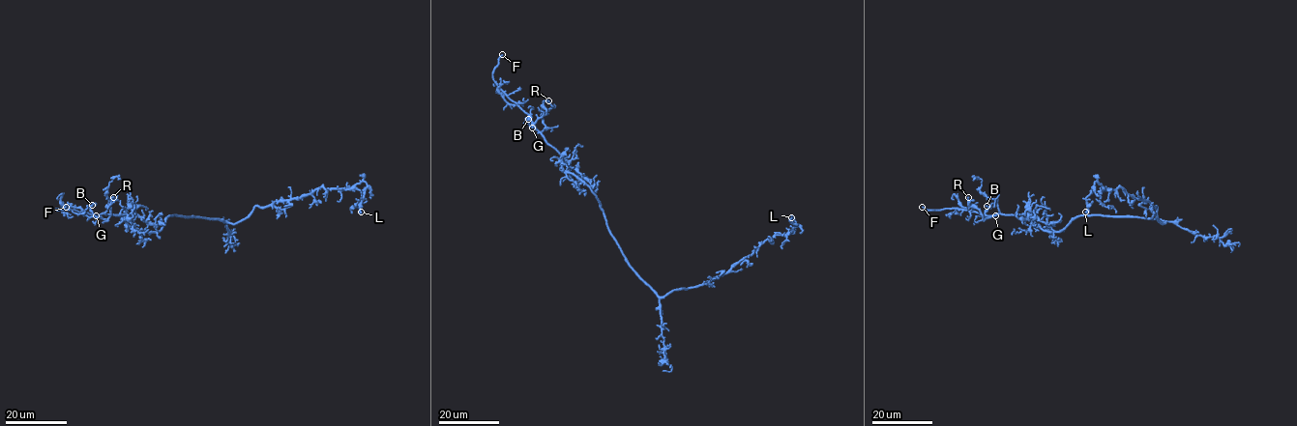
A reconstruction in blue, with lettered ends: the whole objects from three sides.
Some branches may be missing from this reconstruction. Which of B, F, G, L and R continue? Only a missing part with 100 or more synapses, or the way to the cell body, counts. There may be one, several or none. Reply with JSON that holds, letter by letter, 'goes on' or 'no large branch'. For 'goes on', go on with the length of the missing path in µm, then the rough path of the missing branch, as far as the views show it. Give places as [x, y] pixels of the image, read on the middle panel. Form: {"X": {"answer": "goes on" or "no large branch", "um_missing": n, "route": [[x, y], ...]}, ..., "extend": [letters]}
{"B": {"answer": "no large branch"}, "F": {"answer": "goes on", "um_missing": 70}, "G": {"answer": "no large branch"}, "L": {"answer": "no large branch"}, "R": {"answer": "no large branch"}, "extend": ["F"]}

